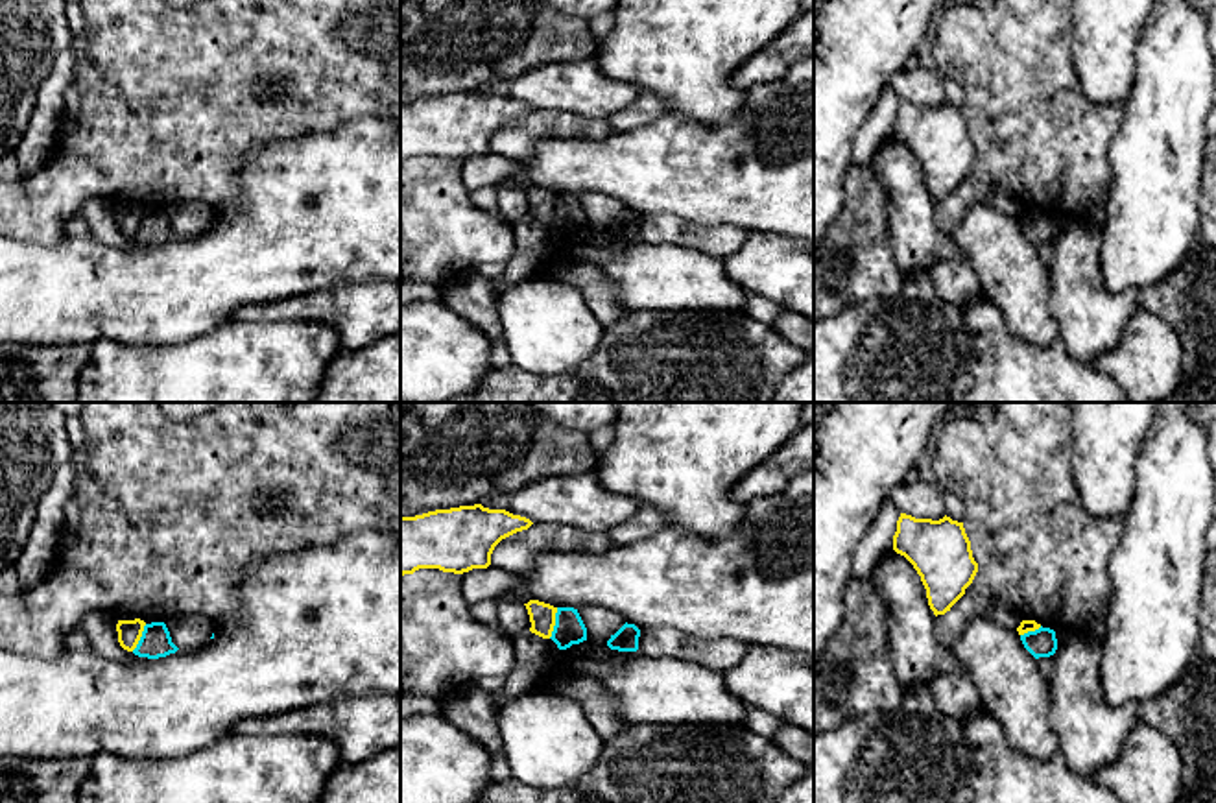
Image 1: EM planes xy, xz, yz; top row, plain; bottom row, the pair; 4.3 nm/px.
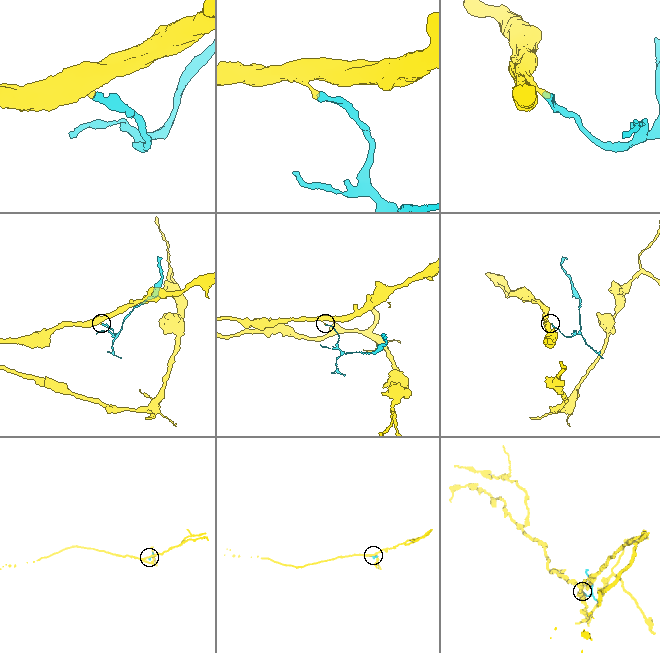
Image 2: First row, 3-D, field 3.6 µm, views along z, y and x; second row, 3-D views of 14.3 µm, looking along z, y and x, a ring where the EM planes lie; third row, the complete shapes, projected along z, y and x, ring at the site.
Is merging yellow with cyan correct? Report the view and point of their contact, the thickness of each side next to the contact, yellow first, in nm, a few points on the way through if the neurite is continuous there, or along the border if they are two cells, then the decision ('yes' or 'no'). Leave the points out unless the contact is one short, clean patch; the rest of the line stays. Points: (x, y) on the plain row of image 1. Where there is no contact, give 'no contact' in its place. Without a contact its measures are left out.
meets yellow in xz at (554, 209); 110 nm thick on the yellow side, 130 nm on the other; border along xz (558, 194), (554, 216), (548, 224); no

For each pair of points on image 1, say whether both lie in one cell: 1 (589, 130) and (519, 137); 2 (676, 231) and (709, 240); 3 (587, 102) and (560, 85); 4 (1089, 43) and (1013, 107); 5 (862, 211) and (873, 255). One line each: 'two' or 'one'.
1: one
2: one
3: one
4: two
5: one

